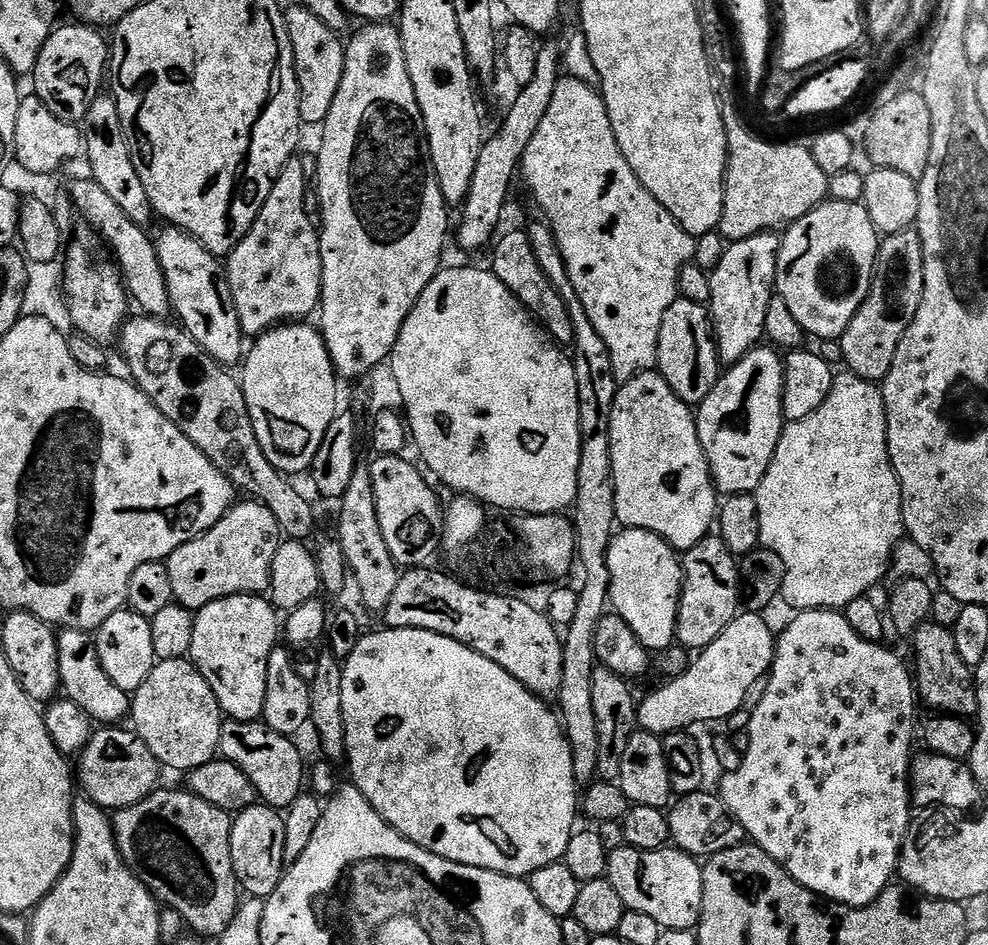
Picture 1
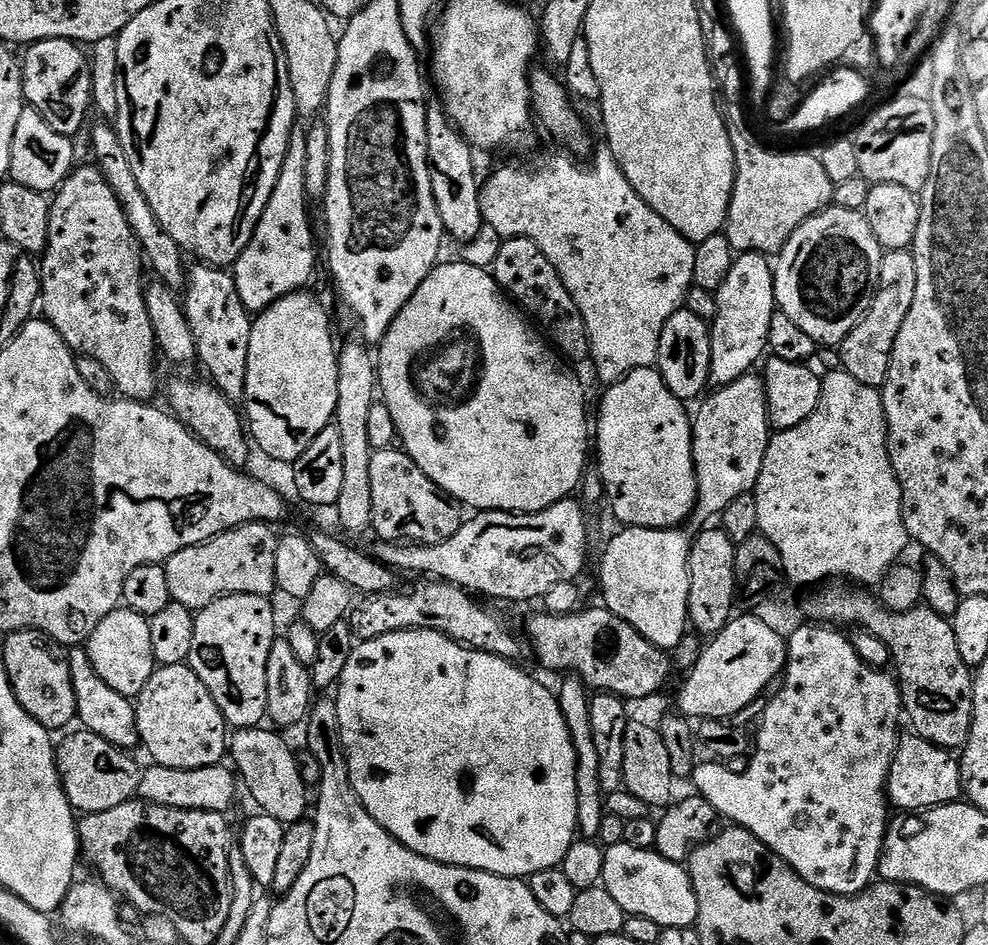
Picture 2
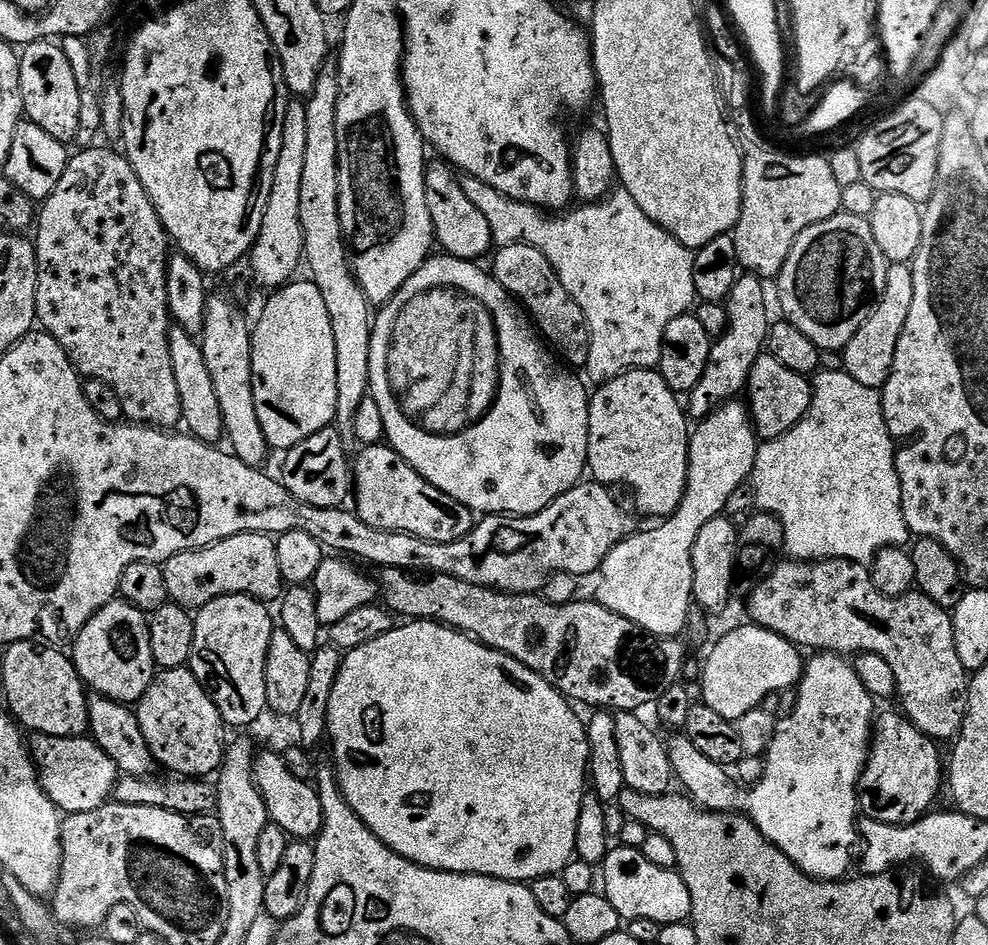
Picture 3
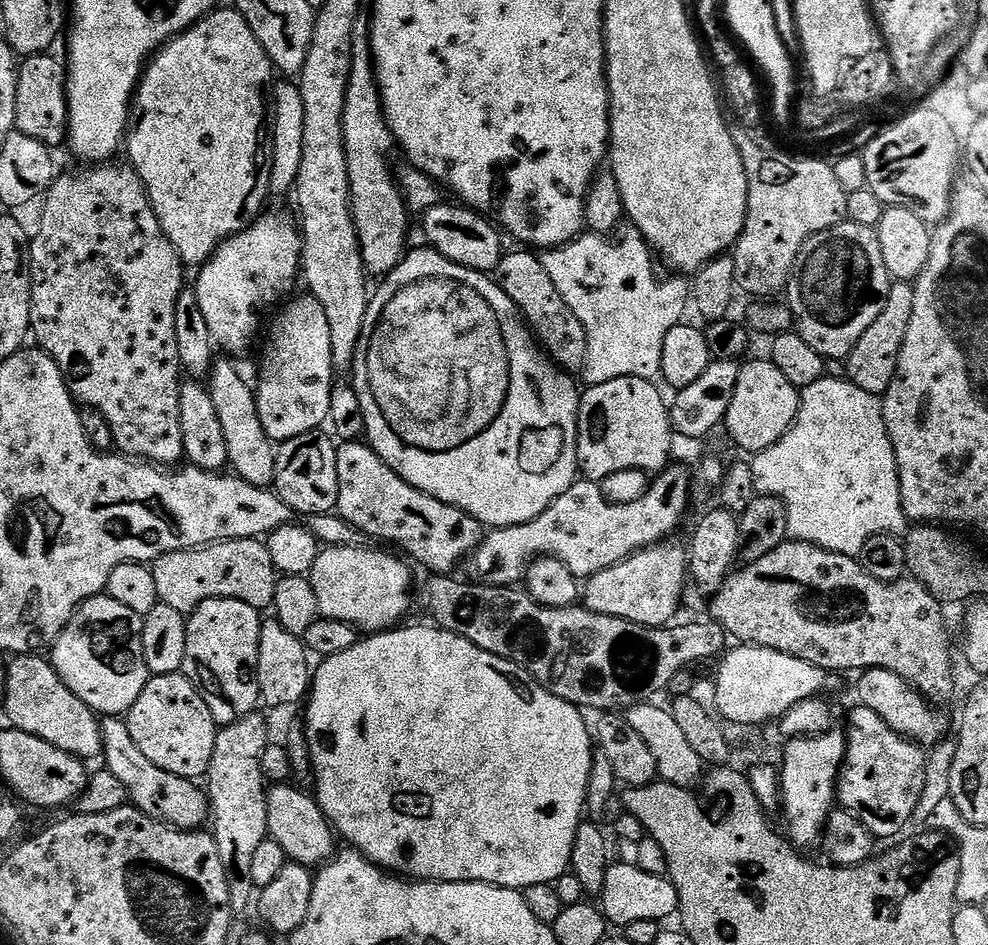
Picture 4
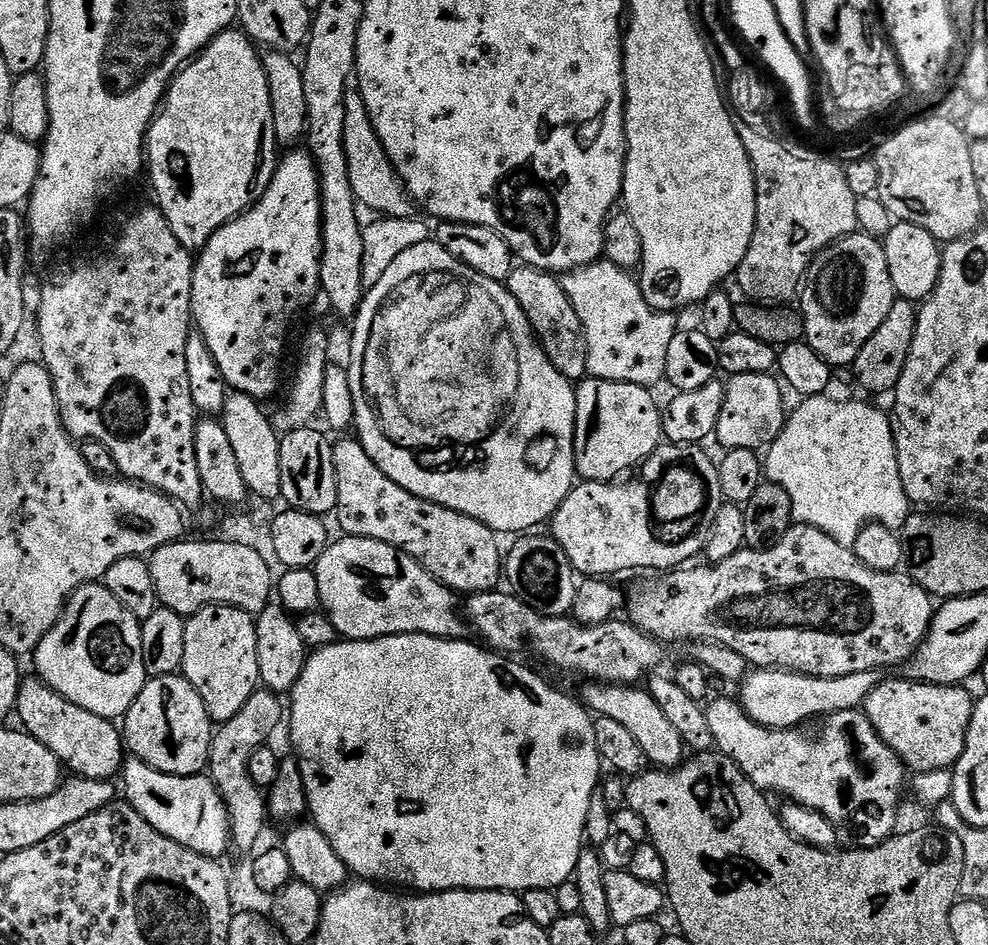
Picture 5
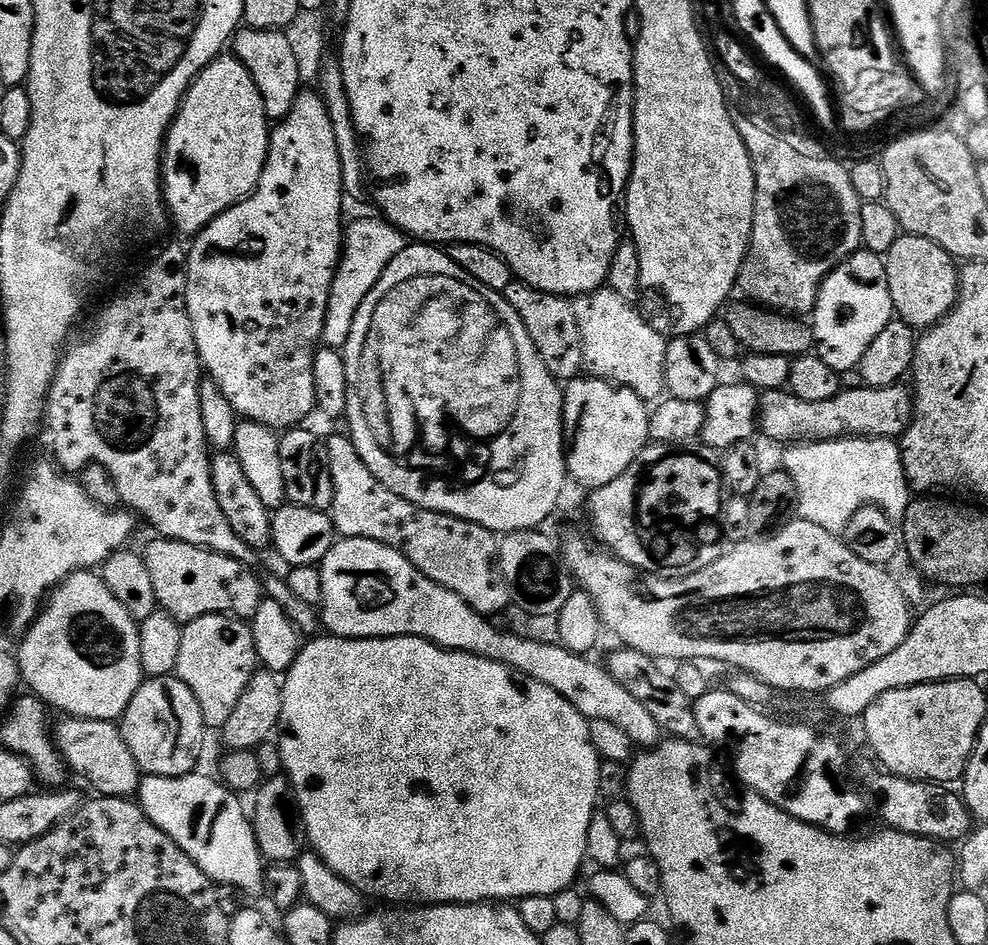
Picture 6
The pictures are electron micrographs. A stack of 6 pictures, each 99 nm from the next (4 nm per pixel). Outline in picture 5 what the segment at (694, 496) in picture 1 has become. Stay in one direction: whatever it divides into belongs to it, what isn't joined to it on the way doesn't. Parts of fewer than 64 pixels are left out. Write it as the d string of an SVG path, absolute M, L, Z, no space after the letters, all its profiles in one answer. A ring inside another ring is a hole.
M585 378L575 385L576 390L576 475L584 482L612 482L623 474L627 468L632 468L635 464L643 465L649 456L654 454L654 450L662 443L662 408L656 405L656 400L651 395L649 389L637 384L619 384L613 380L593 380Z

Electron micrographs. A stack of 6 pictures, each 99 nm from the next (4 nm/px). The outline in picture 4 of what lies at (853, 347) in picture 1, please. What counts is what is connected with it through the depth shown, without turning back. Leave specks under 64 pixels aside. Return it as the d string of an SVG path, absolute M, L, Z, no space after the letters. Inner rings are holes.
M908 282L893 283L890 294L882 306L882 314L874 318L873 324L866 329L866 334L858 338L854 350L848 355L846 376L854 382L854 386L862 386L862 390L883 397L890 382L894 382L894 374L898 370L898 358L902 354L902 342L906 342L906 330L910 330L910 317L913 314L913 285Z

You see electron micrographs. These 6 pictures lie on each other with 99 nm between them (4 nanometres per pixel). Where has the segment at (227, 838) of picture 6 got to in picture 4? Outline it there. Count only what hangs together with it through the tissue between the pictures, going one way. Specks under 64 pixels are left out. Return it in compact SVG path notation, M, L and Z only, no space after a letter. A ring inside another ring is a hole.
M105 719L100 729L104 739L102 760L108 763L105 764L106 770L114 774L114 778L119 778L122 786L128 788L128 799L135 807L145 812L147 816L171 824L173 828L185 830L199 829L203 825L200 823L203 820L205 823L209 819L210 809L205 789L195 788L197 785L193 781L154 766L154 762L150 762L150 758L146 758L146 754L142 754L142 750L134 746L134 738L130 738L130 730L123 719Z

